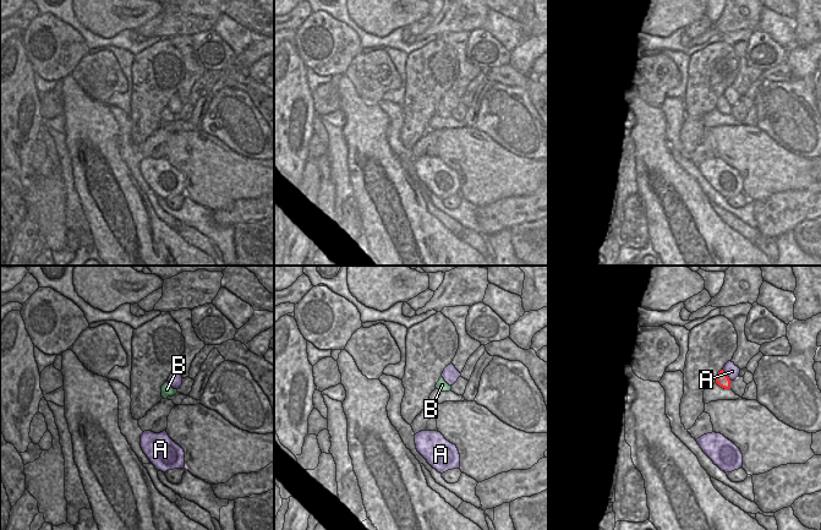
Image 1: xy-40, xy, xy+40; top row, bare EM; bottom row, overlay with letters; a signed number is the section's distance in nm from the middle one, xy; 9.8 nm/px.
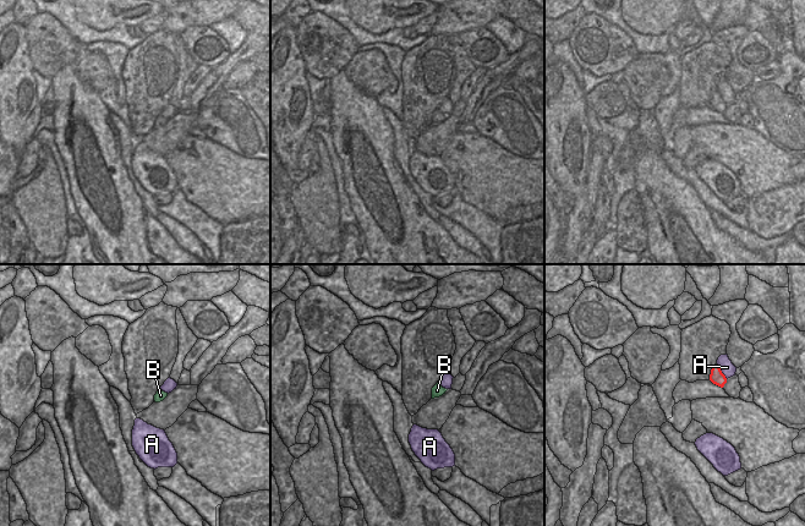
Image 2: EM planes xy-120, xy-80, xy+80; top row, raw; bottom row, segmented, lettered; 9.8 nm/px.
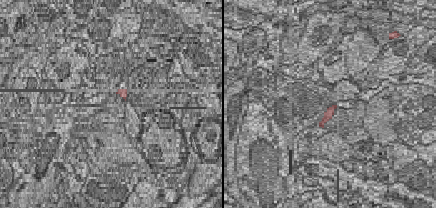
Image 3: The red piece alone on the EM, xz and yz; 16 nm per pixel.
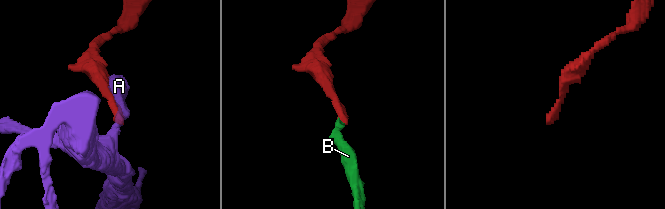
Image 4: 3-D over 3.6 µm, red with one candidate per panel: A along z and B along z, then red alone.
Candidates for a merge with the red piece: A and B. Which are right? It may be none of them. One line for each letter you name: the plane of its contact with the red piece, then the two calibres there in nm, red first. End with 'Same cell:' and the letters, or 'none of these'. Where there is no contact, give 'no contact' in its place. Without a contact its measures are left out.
B: no contact
Same cell: B

